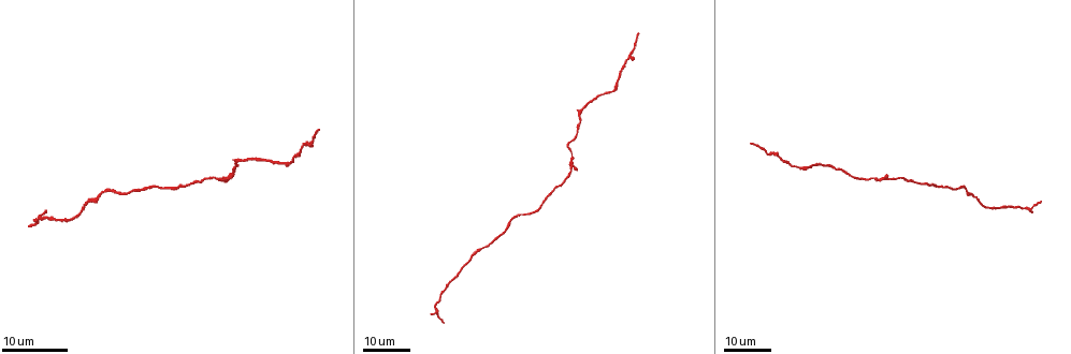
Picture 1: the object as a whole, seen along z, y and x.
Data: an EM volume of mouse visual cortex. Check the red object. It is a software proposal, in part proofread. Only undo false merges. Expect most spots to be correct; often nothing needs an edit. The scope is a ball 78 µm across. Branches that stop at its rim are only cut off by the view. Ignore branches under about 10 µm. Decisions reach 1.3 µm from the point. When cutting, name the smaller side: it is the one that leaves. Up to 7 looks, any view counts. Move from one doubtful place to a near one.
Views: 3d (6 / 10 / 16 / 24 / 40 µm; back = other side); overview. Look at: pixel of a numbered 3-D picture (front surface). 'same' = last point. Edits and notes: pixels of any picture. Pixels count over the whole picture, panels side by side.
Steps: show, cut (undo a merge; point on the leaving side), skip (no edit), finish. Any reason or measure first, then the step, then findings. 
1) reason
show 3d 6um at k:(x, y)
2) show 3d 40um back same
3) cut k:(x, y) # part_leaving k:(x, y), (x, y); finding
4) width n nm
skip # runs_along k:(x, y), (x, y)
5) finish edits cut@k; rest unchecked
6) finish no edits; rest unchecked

thin neck
show 3d 16um at 1:(997, 209)

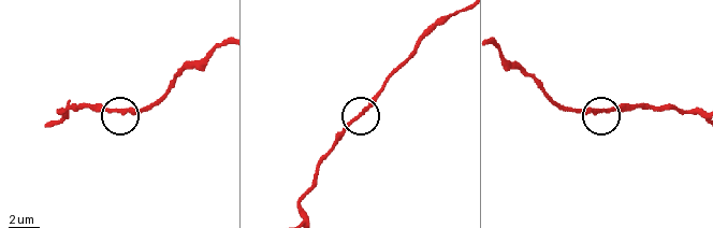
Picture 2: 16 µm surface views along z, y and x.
closer look
show 3d 10um at 2:(115, 109)

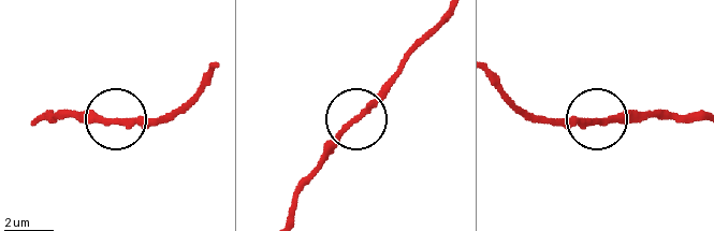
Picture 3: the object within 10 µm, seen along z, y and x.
skip # runs_along 3:(439, 22), (300, 179); continuous, no second neuron

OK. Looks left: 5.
two arms in line, one across
show 3d 16um at 1:(569, 169)

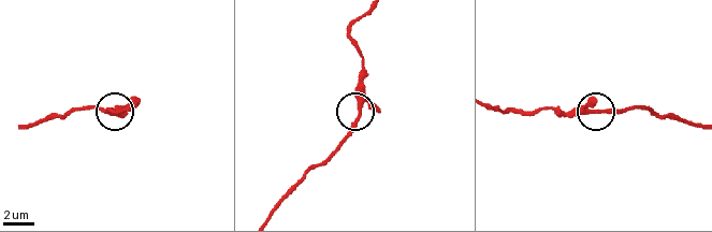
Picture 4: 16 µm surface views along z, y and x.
zoom in
show 3d 6um at 4:(592, 111)

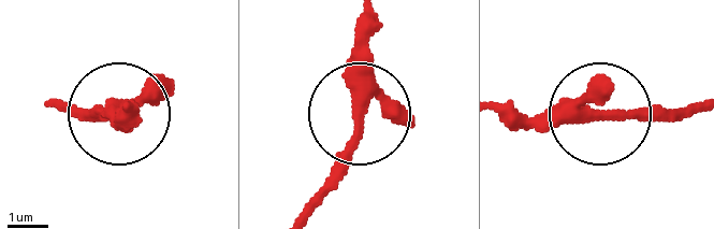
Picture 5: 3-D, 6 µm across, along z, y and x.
arms 3
skip # runs_along 5:(301, 212), (359, 119), (363, 16); one neuron here

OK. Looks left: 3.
sudden change in width
show 3d 24um at 1:(865, 180)

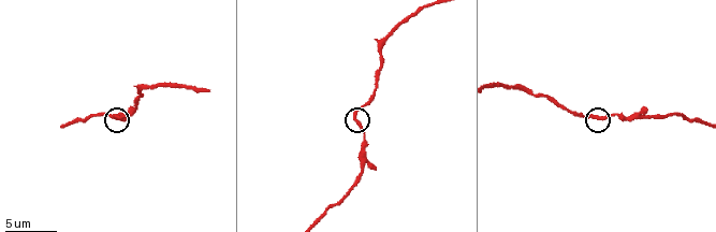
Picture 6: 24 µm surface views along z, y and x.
closer look
show 3d 10um at 6:(360, 123)

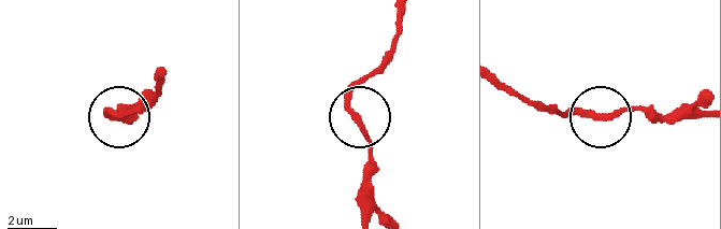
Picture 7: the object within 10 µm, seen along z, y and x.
skip # runs_along 7:(703, 115), (629, 109), (610, 115), (550, 115); one neuron here

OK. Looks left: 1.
finish no edits; rest unchecked

